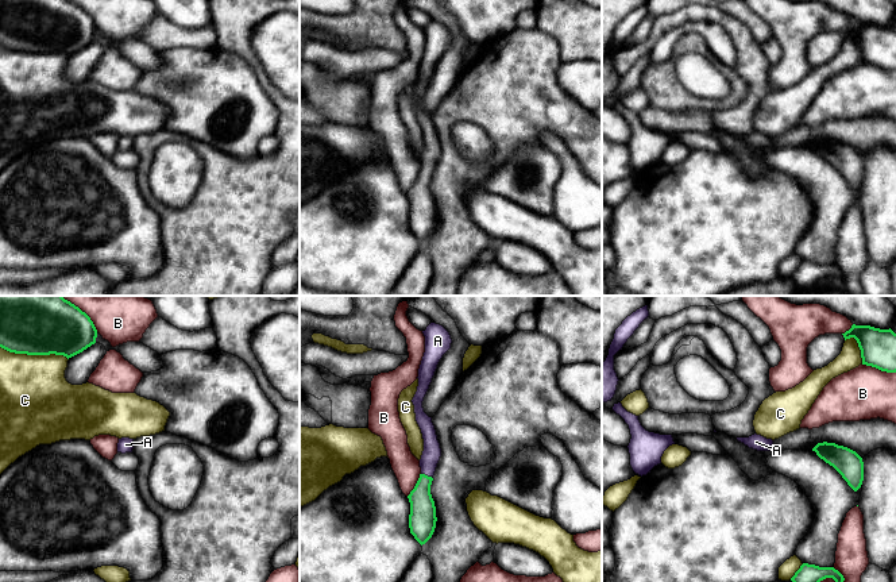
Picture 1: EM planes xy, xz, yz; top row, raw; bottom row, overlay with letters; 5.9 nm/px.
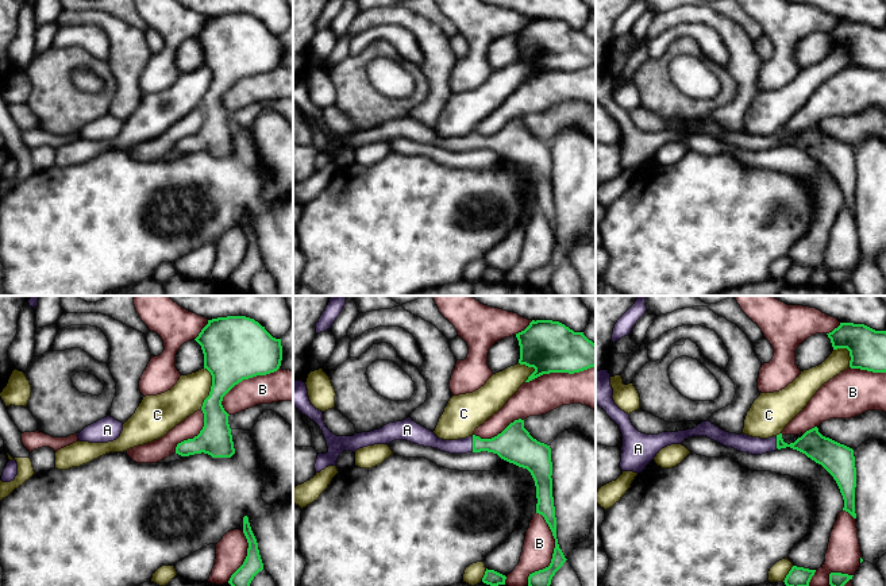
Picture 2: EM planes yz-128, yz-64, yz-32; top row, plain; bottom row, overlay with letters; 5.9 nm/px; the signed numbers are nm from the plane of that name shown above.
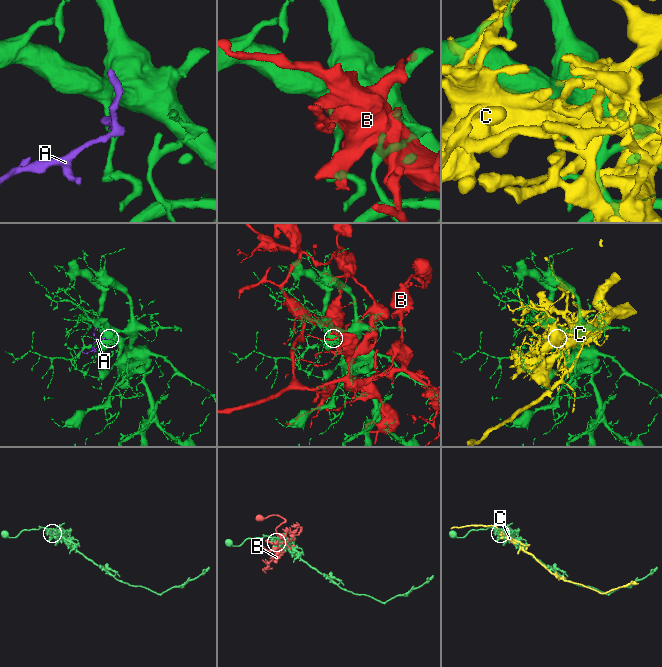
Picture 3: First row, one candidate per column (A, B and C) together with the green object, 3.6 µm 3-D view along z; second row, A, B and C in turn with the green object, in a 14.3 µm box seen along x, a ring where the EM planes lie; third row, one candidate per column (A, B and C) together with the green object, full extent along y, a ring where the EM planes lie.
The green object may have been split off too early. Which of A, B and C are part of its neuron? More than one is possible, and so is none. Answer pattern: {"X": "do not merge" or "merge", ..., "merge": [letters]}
{"A": "merge", "B": "do not merge", "C": "do not merge", "merge": ["A"]}

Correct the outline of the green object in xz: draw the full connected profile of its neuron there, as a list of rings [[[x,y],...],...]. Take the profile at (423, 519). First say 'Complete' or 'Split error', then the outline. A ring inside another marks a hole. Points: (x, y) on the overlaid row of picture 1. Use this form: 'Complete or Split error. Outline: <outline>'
Split error. Outline: [[[430,323],[425,331],[425,352],[418,369],[418,386],[412,400],[416,421],[424,439],[424,451],[420,459],[421,474],[414,489],[408,496],[410,502],[409,528],[414,539],[422,546],[433,535],[436,528],[436,506],[430,494],[430,485],[441,456],[436,429],[422,408],[424,397],[429,389],[437,365],[443,355],[451,348],[451,335],[440,324]]]

